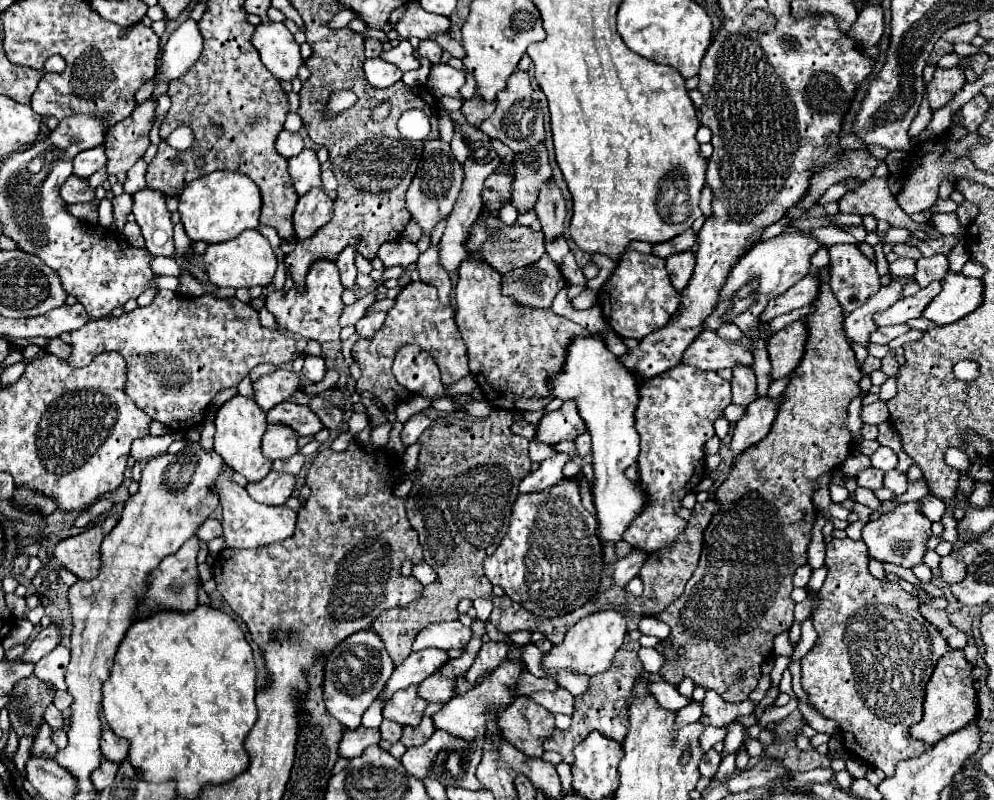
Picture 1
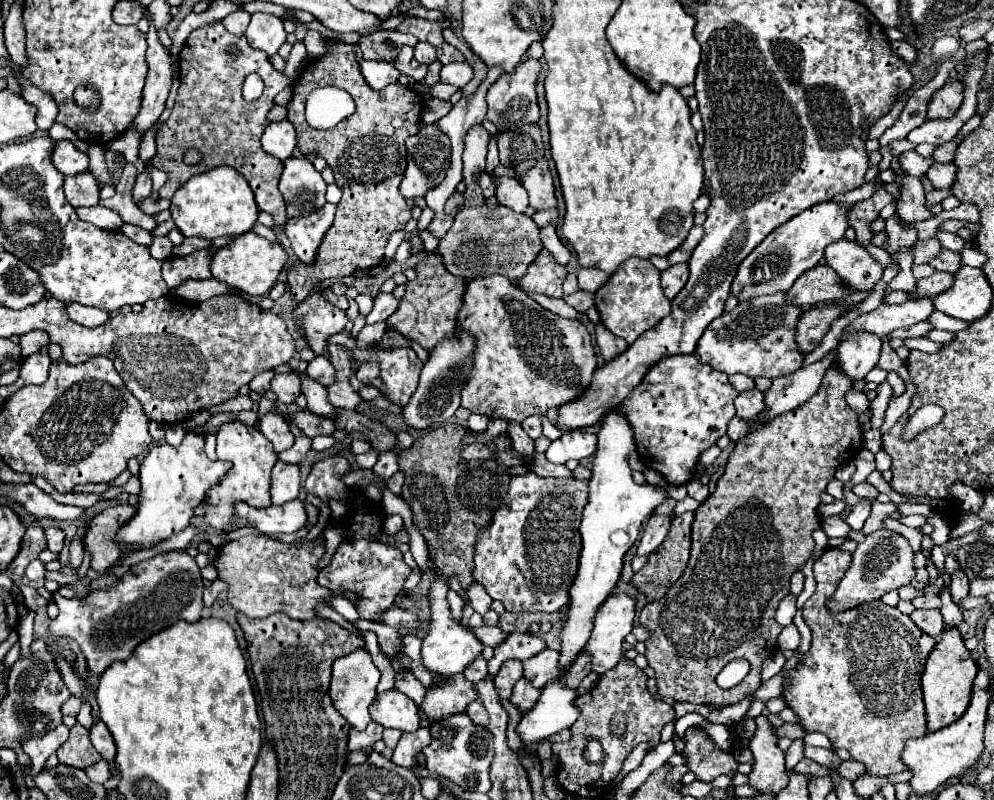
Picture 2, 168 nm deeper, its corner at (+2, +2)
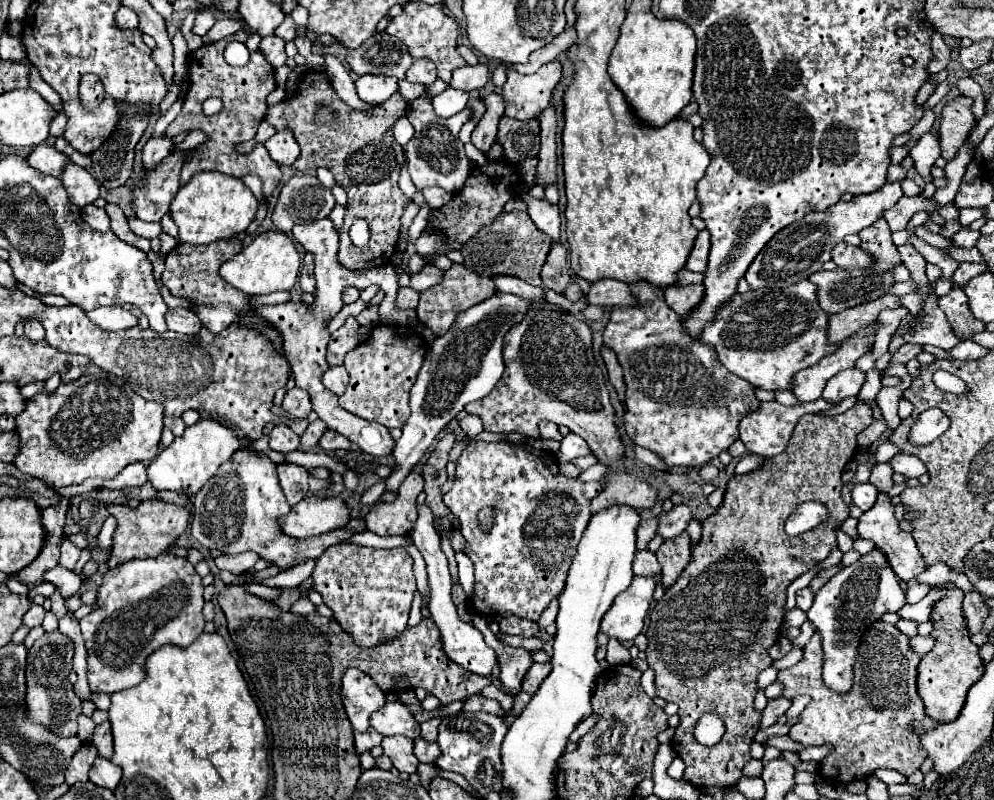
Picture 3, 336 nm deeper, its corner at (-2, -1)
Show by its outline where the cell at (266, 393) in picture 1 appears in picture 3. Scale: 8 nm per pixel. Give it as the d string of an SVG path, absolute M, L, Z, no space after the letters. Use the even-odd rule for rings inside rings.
M299 388L287 390L285 400L283 400L283 410L285 410L291 418L297 418L297 420L307 418L309 412L311 412L309 394L307 394L305 390L299 390Z

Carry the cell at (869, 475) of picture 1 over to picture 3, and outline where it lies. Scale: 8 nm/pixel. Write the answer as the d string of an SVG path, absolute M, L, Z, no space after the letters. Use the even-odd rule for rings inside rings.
M869 482L855 484L851 488L851 498L853 498L855 506L859 506L861 510L869 510L877 500L877 488L873 484L869 484Z

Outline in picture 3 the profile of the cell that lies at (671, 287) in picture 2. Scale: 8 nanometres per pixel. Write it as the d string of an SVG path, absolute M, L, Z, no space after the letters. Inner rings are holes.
M703 284L673 286L673 288L665 290L665 302L679 316L689 316L689 312L693 312L697 308L699 300L703 300L703 294L705 294Z

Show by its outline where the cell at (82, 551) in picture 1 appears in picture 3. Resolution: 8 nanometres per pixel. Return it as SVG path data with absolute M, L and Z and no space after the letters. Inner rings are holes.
M151 498L139 502L139 506L131 508L128 505L110 504L107 506L110 515L117 518L117 530L113 534L113 550L109 558L109 568L115 568L117 564L129 562L133 558L153 558L165 552L179 534L185 532L185 528L191 522L191 508L179 506L173 502L165 502L161 498Z

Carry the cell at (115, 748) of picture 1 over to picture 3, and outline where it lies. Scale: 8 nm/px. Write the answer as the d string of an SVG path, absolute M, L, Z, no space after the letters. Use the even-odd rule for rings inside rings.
M103 722L95 728L93 746L99 750L101 758L111 758L113 756L113 736L111 736L111 724L109 722Z

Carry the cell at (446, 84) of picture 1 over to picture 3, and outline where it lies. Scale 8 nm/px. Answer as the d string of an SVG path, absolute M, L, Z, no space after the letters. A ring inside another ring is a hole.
M475 64L475 66L463 66L453 72L451 88L461 88L461 90L481 90L489 80L489 68L485 64Z

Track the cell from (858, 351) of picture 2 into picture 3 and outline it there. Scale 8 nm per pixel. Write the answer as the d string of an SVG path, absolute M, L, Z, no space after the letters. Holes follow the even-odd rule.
M857 368L843 370L827 382L827 386L823 390L823 400L837 406L845 398L857 396L863 384L865 384L865 374L861 370L857 370Z

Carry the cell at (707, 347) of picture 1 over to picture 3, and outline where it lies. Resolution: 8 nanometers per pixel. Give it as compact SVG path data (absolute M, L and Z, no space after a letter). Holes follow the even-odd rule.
M799 280L787 288L765 288L765 290L749 290L745 294L735 292L725 304L721 304L709 324L705 324L701 332L701 342L715 346L721 364L737 374L739 378L749 380L755 388L763 390L791 390L793 376L817 364L823 356L833 354L839 344L829 344L827 340L827 320L829 314L821 310L817 304L817 286L809 280Z

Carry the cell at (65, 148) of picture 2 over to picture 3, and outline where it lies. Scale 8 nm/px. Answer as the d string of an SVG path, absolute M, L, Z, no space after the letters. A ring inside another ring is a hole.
M39 144L35 146L35 150L27 156L27 162L29 166L37 168L39 172L43 174L51 174L55 178L61 176L65 164L69 162L69 158L61 152L57 152L53 146L45 146L45 144Z

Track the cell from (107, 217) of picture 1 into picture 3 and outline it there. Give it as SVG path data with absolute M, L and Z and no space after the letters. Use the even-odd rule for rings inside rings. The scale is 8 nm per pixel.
M77 164L65 166L65 172L61 172L61 182L67 190L69 200L79 208L83 208L83 206L91 204L95 198L99 198L99 184L85 168L81 168Z

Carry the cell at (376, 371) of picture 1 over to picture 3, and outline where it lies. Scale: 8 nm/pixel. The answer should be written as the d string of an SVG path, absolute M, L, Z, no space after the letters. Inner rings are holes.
M453 264L453 268L449 268L445 272L445 278L443 278L441 284L421 292L419 306L417 306L417 316L427 328L433 330L435 336L443 336L451 328L451 324L453 324L453 320L459 312L487 300L493 294L495 294L495 284L493 284L491 278L477 276L477 272L469 272L469 268L465 268L463 264Z

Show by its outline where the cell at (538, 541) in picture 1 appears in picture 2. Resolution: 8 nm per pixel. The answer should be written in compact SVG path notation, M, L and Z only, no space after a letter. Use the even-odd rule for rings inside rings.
M527 473L523 477L513 477L509 485L507 503L501 505L491 527L479 535L475 551L475 571L473 577L481 583L491 599L499 599L507 611L559 611L569 603L569 585L573 585L573 575L577 575L579 553L581 553L581 517L587 505L587 481L575 477L553 479Z

